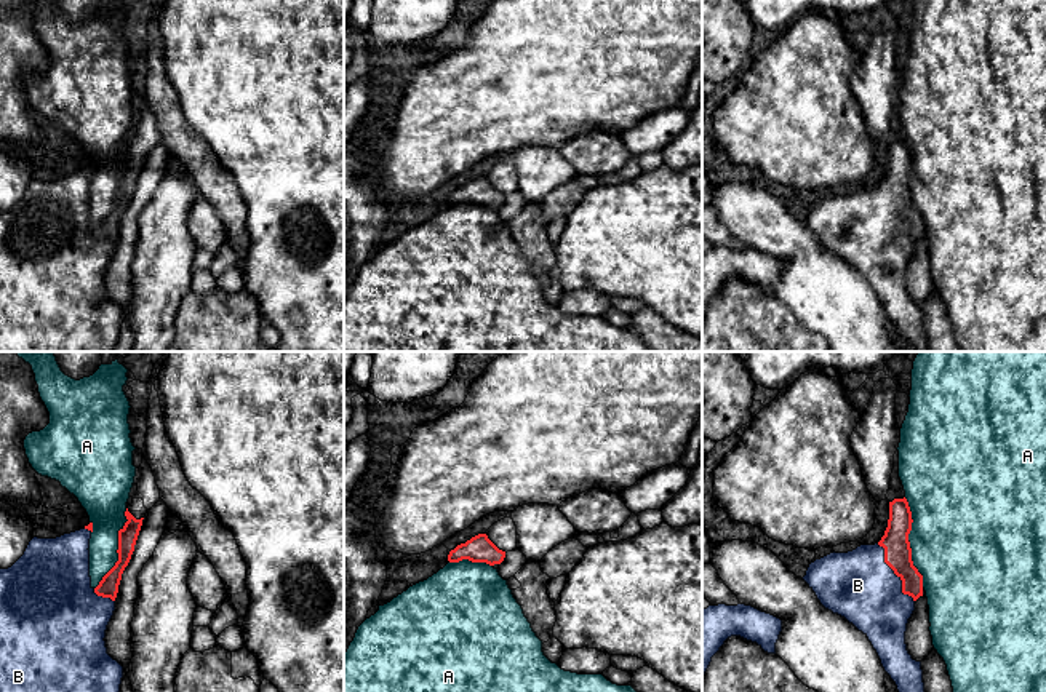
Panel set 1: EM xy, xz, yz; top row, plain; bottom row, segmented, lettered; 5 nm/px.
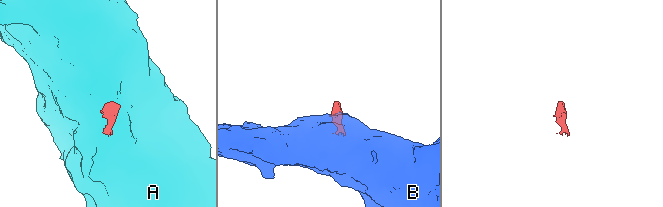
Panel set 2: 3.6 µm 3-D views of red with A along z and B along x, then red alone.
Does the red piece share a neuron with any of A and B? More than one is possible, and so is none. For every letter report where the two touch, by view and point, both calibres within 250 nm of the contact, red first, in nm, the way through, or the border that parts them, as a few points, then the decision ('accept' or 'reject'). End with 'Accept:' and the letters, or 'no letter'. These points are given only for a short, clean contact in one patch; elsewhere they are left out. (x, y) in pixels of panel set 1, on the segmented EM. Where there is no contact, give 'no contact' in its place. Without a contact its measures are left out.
A: contact yz (909, 542); calibres 140 and 480 nm; reject
B: contact yz (894, 572); calibres 140 and 360 nm; accept
Accept: B

